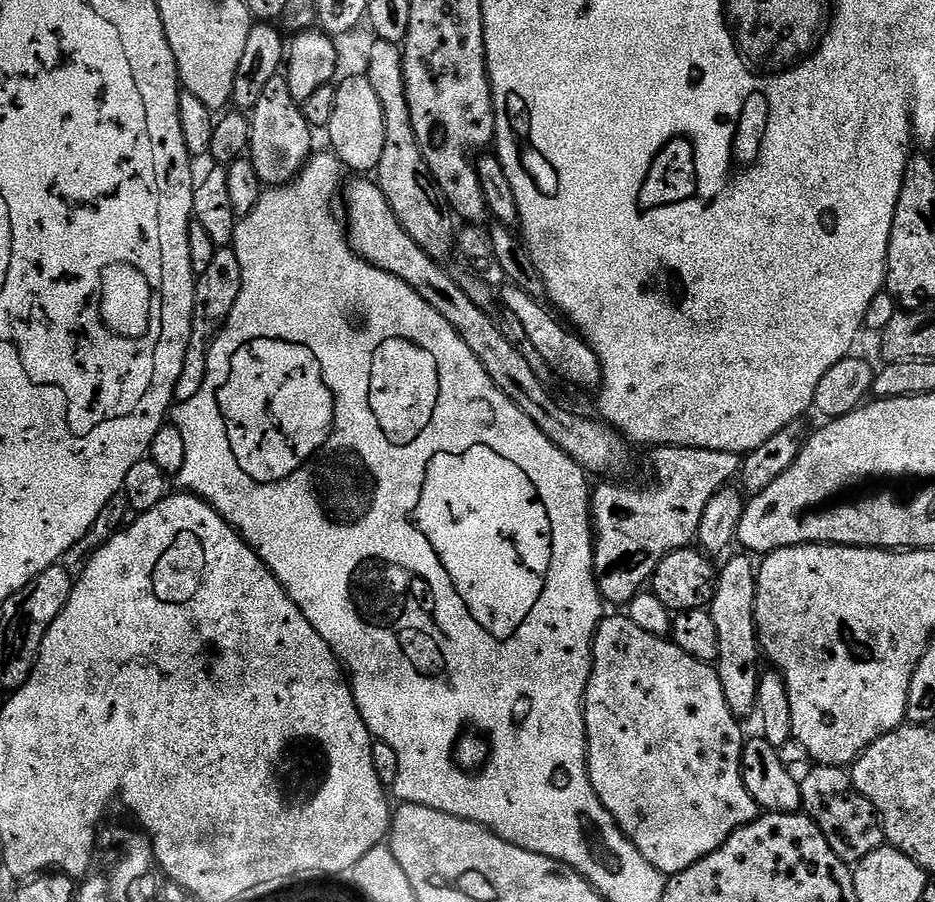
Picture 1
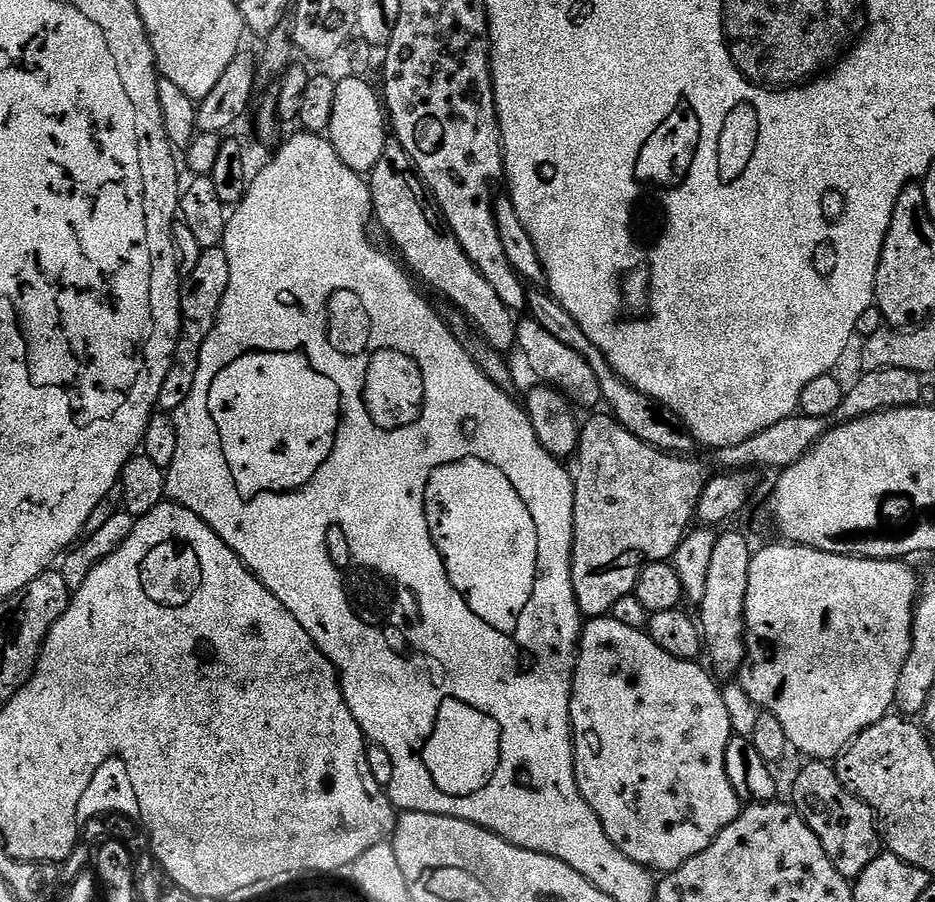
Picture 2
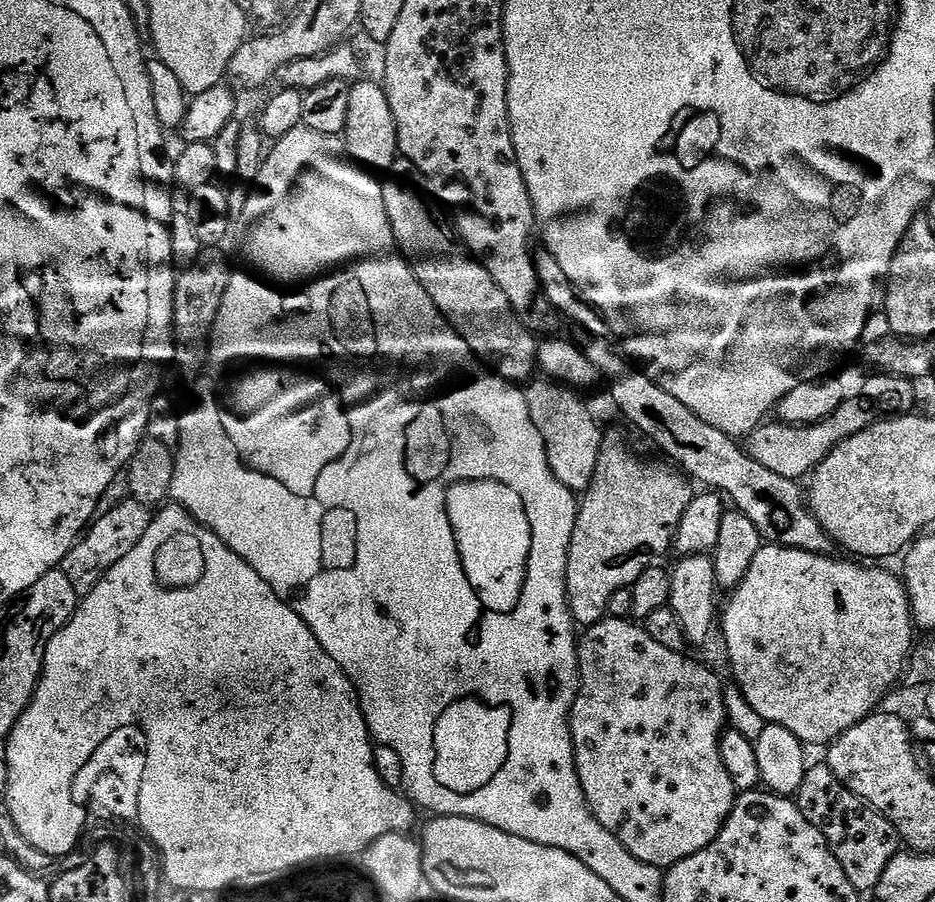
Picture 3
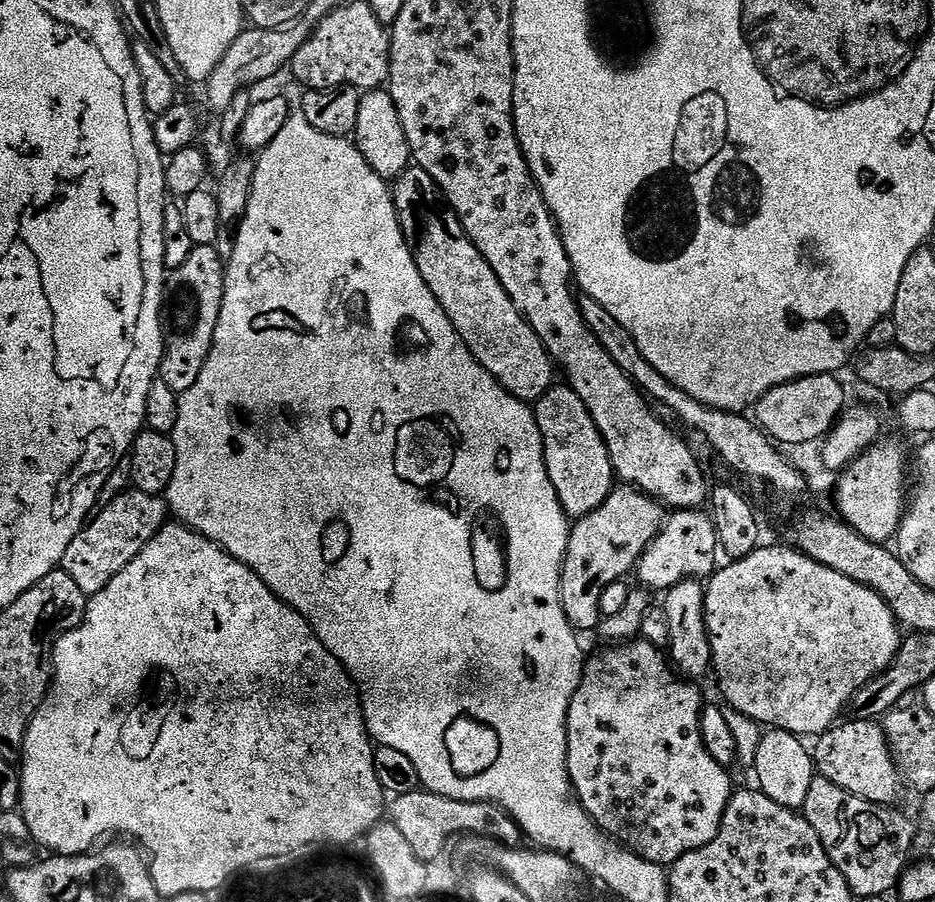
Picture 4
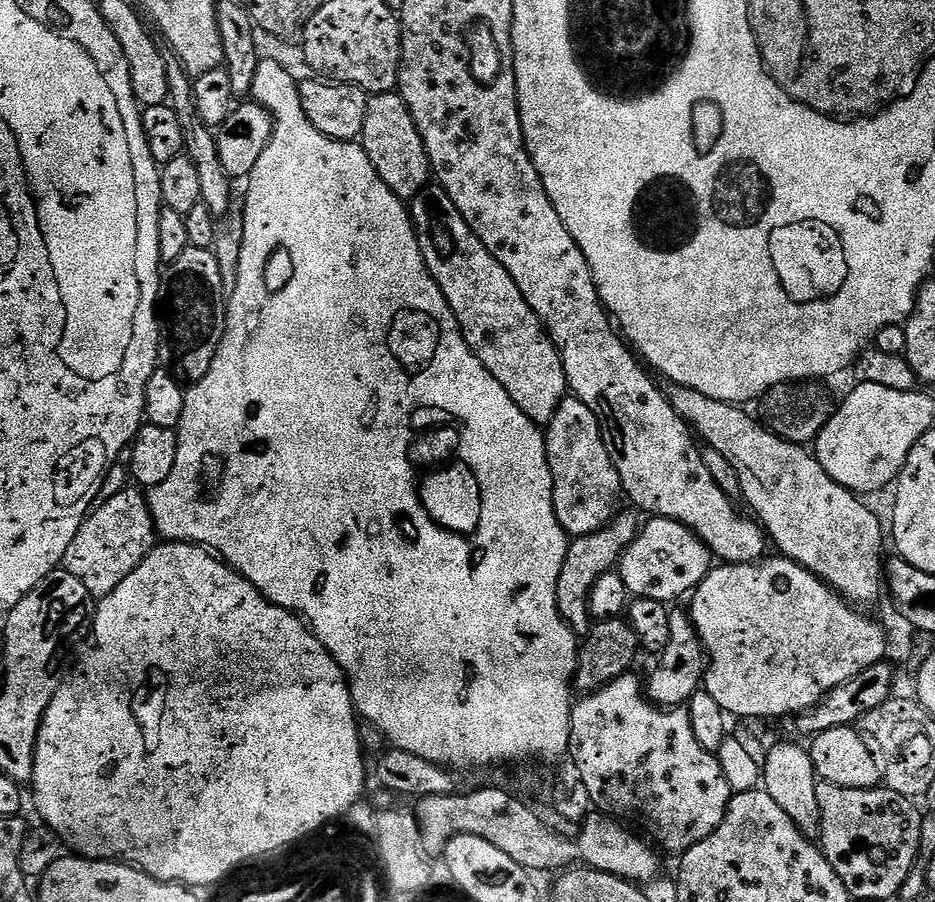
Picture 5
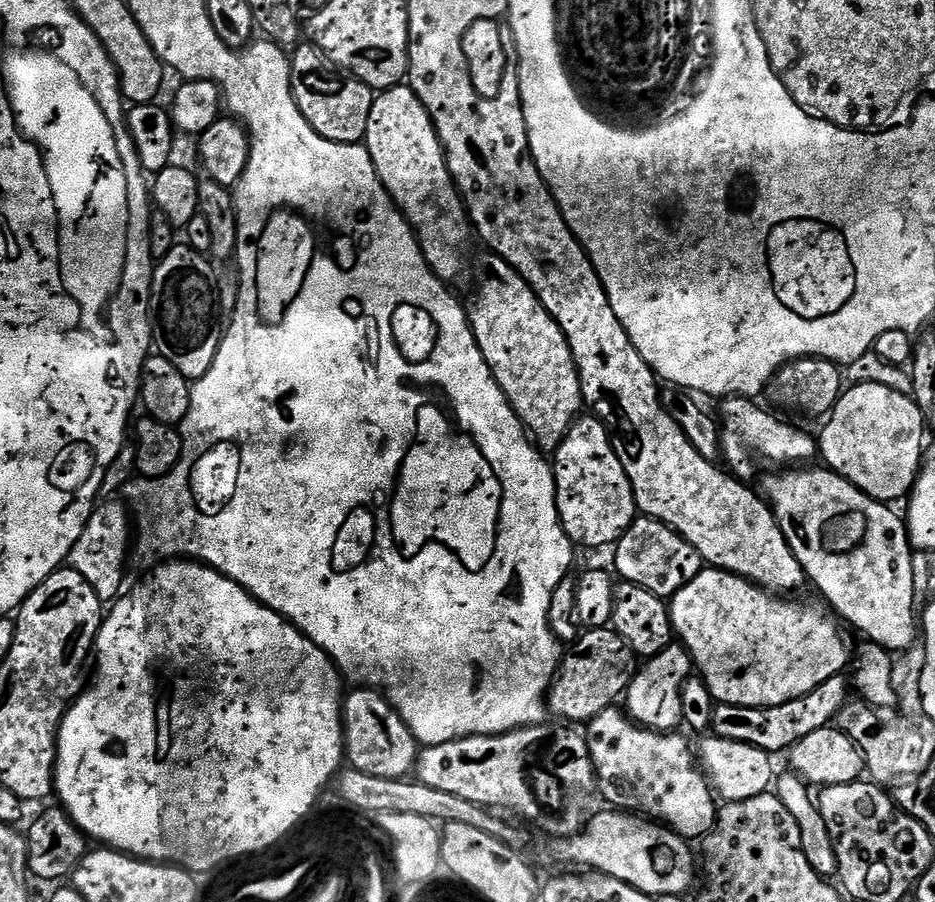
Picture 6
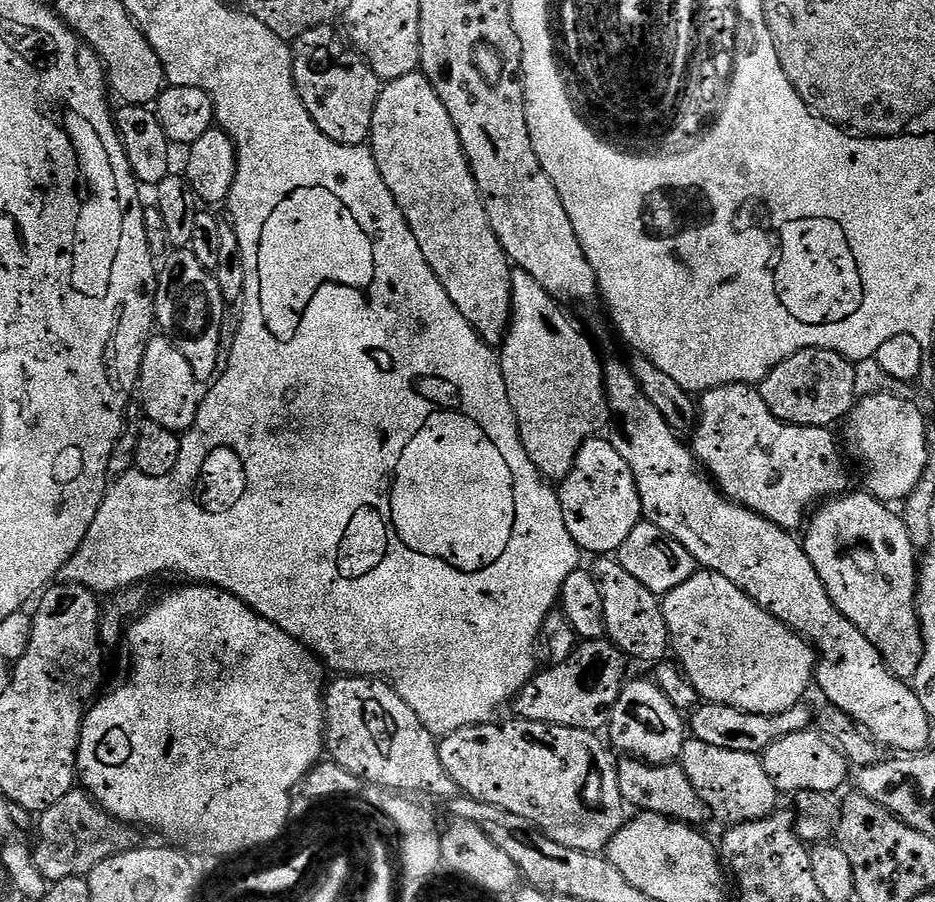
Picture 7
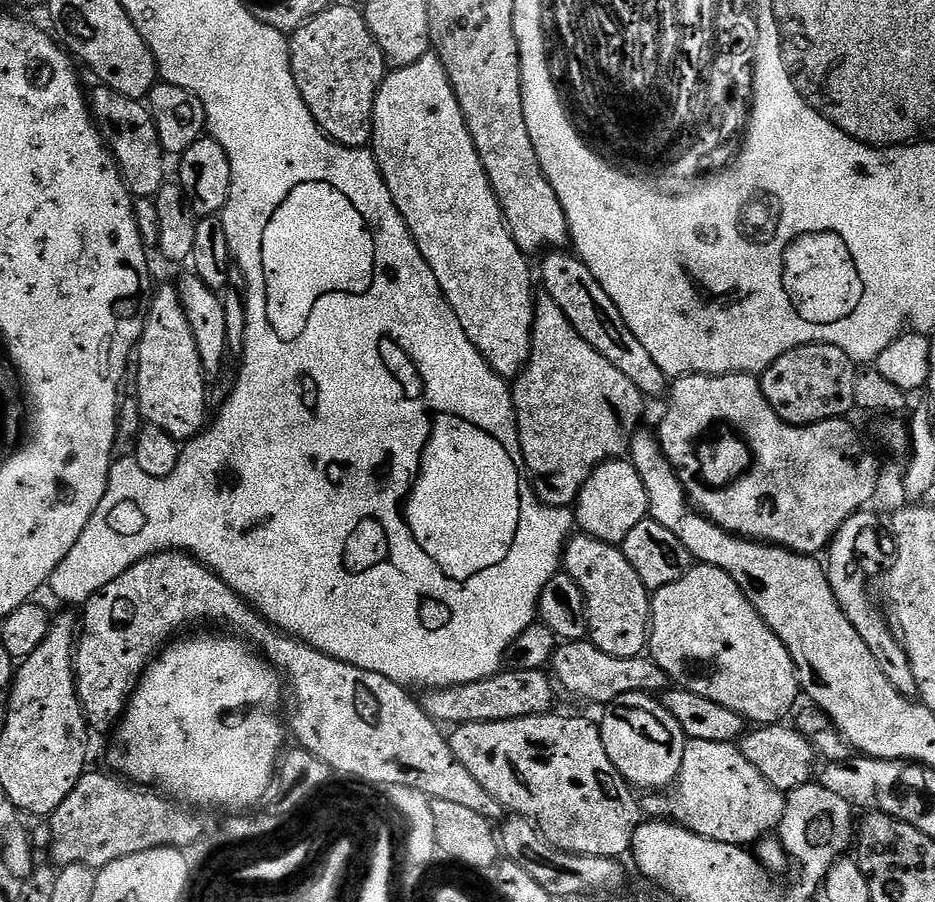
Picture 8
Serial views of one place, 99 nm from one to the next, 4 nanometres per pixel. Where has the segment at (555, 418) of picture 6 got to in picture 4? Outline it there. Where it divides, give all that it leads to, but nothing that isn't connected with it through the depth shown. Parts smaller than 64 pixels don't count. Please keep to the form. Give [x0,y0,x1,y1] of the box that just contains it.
[392,166,554,402]

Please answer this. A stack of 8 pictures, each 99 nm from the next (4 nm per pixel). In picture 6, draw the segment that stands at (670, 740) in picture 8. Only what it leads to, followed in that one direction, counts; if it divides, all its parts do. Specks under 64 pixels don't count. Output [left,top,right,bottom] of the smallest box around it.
[626,642,693,732]

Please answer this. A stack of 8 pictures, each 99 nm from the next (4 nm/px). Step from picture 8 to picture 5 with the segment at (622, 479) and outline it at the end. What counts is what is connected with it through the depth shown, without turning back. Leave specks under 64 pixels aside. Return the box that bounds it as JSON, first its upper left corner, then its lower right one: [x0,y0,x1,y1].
[545,396,623,537]

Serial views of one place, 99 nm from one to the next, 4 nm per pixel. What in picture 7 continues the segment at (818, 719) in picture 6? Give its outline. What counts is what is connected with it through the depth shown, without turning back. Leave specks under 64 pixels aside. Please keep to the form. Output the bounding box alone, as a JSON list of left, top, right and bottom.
[690,702,814,754]

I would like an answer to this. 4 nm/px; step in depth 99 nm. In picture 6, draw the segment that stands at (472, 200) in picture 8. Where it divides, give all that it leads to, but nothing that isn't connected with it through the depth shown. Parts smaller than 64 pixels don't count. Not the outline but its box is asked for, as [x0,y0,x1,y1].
[362,86,474,282]

